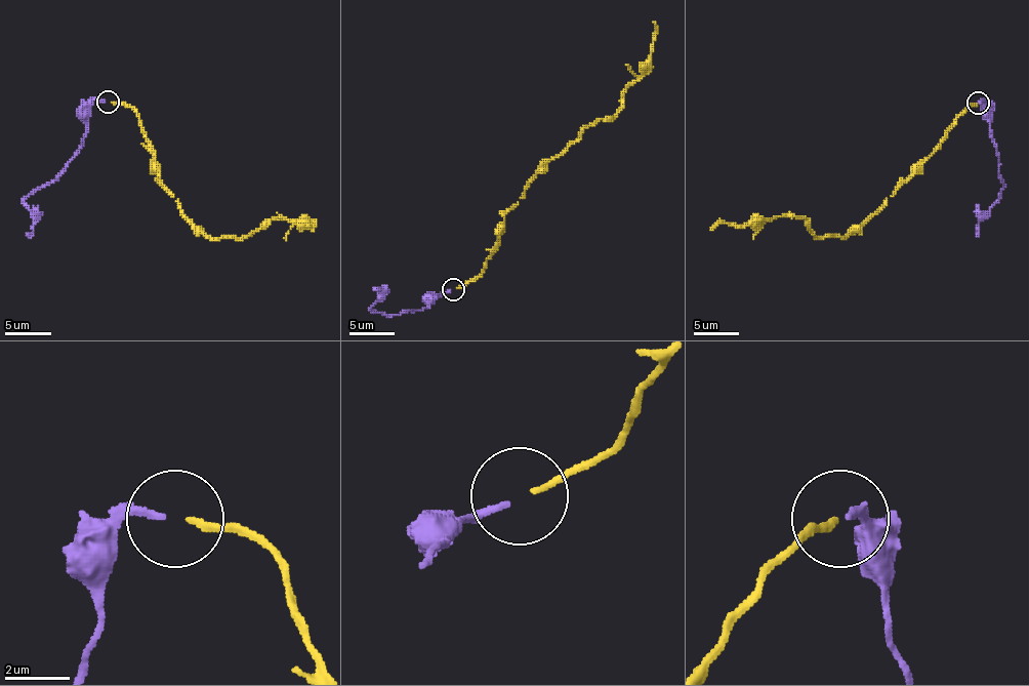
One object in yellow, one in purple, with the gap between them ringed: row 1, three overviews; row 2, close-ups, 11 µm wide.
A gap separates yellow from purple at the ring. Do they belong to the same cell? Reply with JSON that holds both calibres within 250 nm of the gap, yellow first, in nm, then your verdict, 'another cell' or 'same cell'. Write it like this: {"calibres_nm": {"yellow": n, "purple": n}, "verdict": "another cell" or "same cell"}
{"calibres_nm": {"yellow": 200, "purple": 200}, "verdict": "same cell"}

